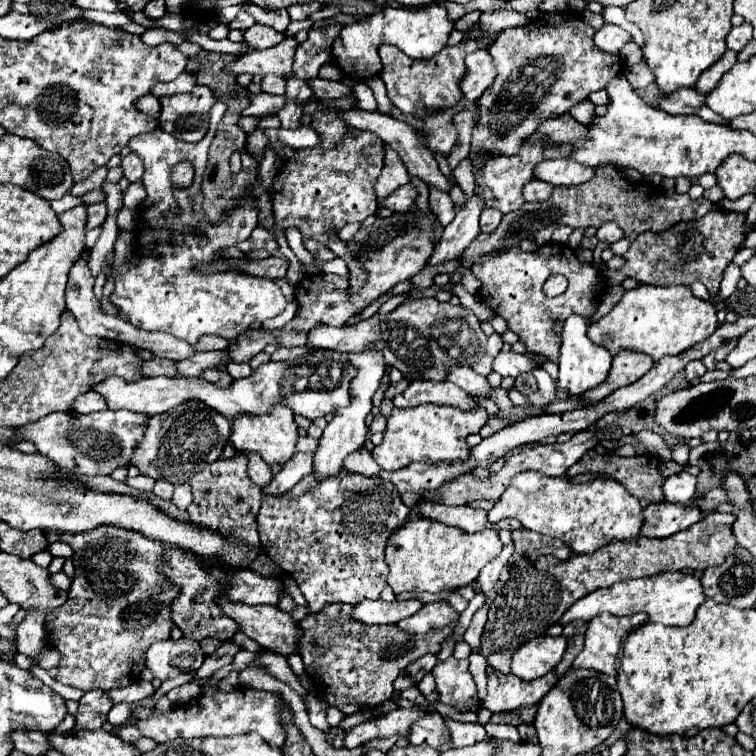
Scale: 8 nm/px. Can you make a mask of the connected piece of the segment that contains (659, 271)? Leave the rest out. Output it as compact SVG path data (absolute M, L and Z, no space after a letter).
M727 212L727 214L707 214L695 222L679 222L661 234L643 232L639 234L631 248L625 254L627 264L621 270L605 270L605 278L611 284L621 284L623 278L633 276L641 284L691 284L701 280L709 294L715 296L719 290L719 282L723 270L731 262L733 254L743 246L749 228L745 226L745 214Z

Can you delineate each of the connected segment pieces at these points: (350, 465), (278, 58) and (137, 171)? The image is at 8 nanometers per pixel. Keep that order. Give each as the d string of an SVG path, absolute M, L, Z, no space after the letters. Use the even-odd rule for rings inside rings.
M359 448L357 452L345 458L345 470L351 474L361 474L367 478L375 478L381 472L381 466L375 462L373 454L367 448Z
M287 36L279 46L265 48L265 50L253 50L251 54L239 56L235 62L229 62L223 70L233 74L283 74L285 78L291 76L291 58L293 58L293 46L297 46L297 40L293 36Z
M127 154L123 158L123 176L129 180L129 182L139 182L141 176L143 176L143 162L135 156L135 154Z

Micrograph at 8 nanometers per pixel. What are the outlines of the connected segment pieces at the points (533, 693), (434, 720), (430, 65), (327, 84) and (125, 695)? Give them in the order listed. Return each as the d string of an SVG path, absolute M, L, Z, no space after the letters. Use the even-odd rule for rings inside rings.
M493 672L487 678L487 698L483 706L491 712L509 712L521 706L531 706L537 704L555 686L555 682L557 676L553 672L531 682L523 682L513 674Z
M425 714L411 728L411 744L427 744L437 752L445 752L451 748L451 734L441 714Z
M496 36L484 39L471 40L471 42L461 42L457 46L445 46L443 52L439 52L435 58L415 62L413 58L407 58L399 48L395 46L381 46L381 78L387 86L387 96L391 98L393 106L399 108L405 114L417 114L417 104L423 104L425 110L429 112L443 112L451 110L459 104L463 104L463 92L461 92L461 80L467 74L465 66L465 56L469 52L479 49L488 49L496 40Z
M315 78L315 82L311 82L311 88L313 88L313 94L323 100L339 100L351 94L351 88L345 86L343 82L331 82L321 78Z
M139 680L127 688L119 688L119 690L111 690L109 696L111 700L117 702L135 702L135 700L143 700L147 696L151 696L155 692L153 684L151 682L145 682L145 680Z

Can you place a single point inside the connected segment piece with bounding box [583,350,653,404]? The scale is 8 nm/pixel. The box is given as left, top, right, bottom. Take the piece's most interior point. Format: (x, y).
(628, 367)

